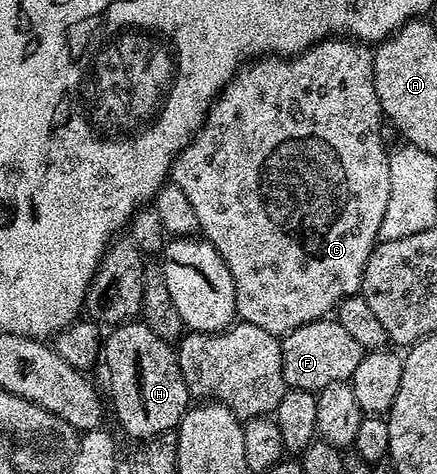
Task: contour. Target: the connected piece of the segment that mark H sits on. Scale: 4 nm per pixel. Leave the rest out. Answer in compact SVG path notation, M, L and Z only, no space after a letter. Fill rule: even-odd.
M131 322L117 325L114 332L104 340L104 364L110 371L110 396L114 399L114 416L118 424L137 442L151 440L153 436L163 436L165 432L177 429L182 415L191 407L192 397L184 382L184 374L178 365L178 353L169 340L152 334L145 322Z

